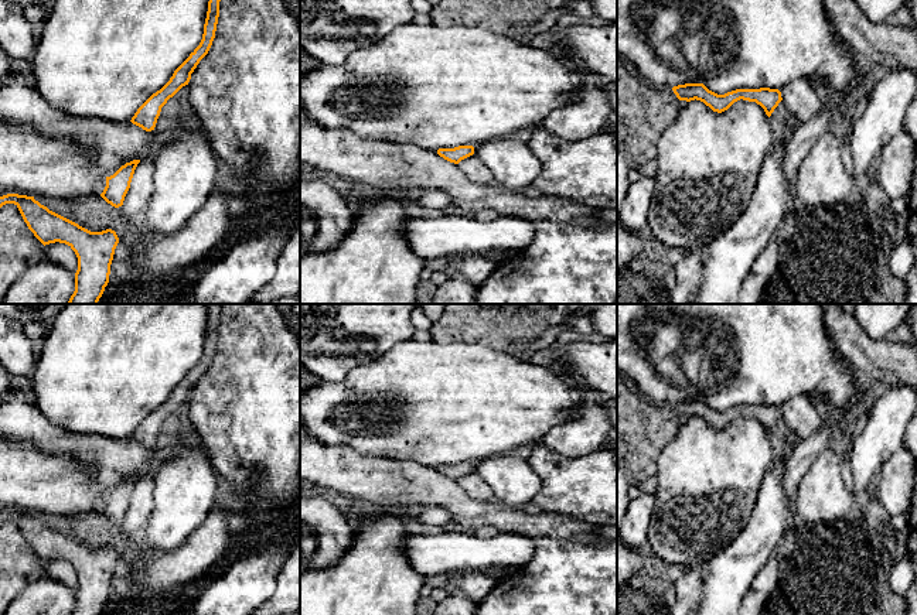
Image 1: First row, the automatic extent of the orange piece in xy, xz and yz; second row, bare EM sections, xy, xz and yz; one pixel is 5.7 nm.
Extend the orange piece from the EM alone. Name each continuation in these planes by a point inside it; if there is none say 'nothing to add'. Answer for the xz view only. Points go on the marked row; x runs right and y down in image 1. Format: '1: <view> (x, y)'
nothing to add

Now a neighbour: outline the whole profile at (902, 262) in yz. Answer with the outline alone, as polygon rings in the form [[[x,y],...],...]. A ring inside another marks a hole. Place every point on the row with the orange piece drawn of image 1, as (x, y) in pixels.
[[[910,239],[900,242],[892,252],[890,269],[896,279],[904,280],[914,267],[914,249]]]

